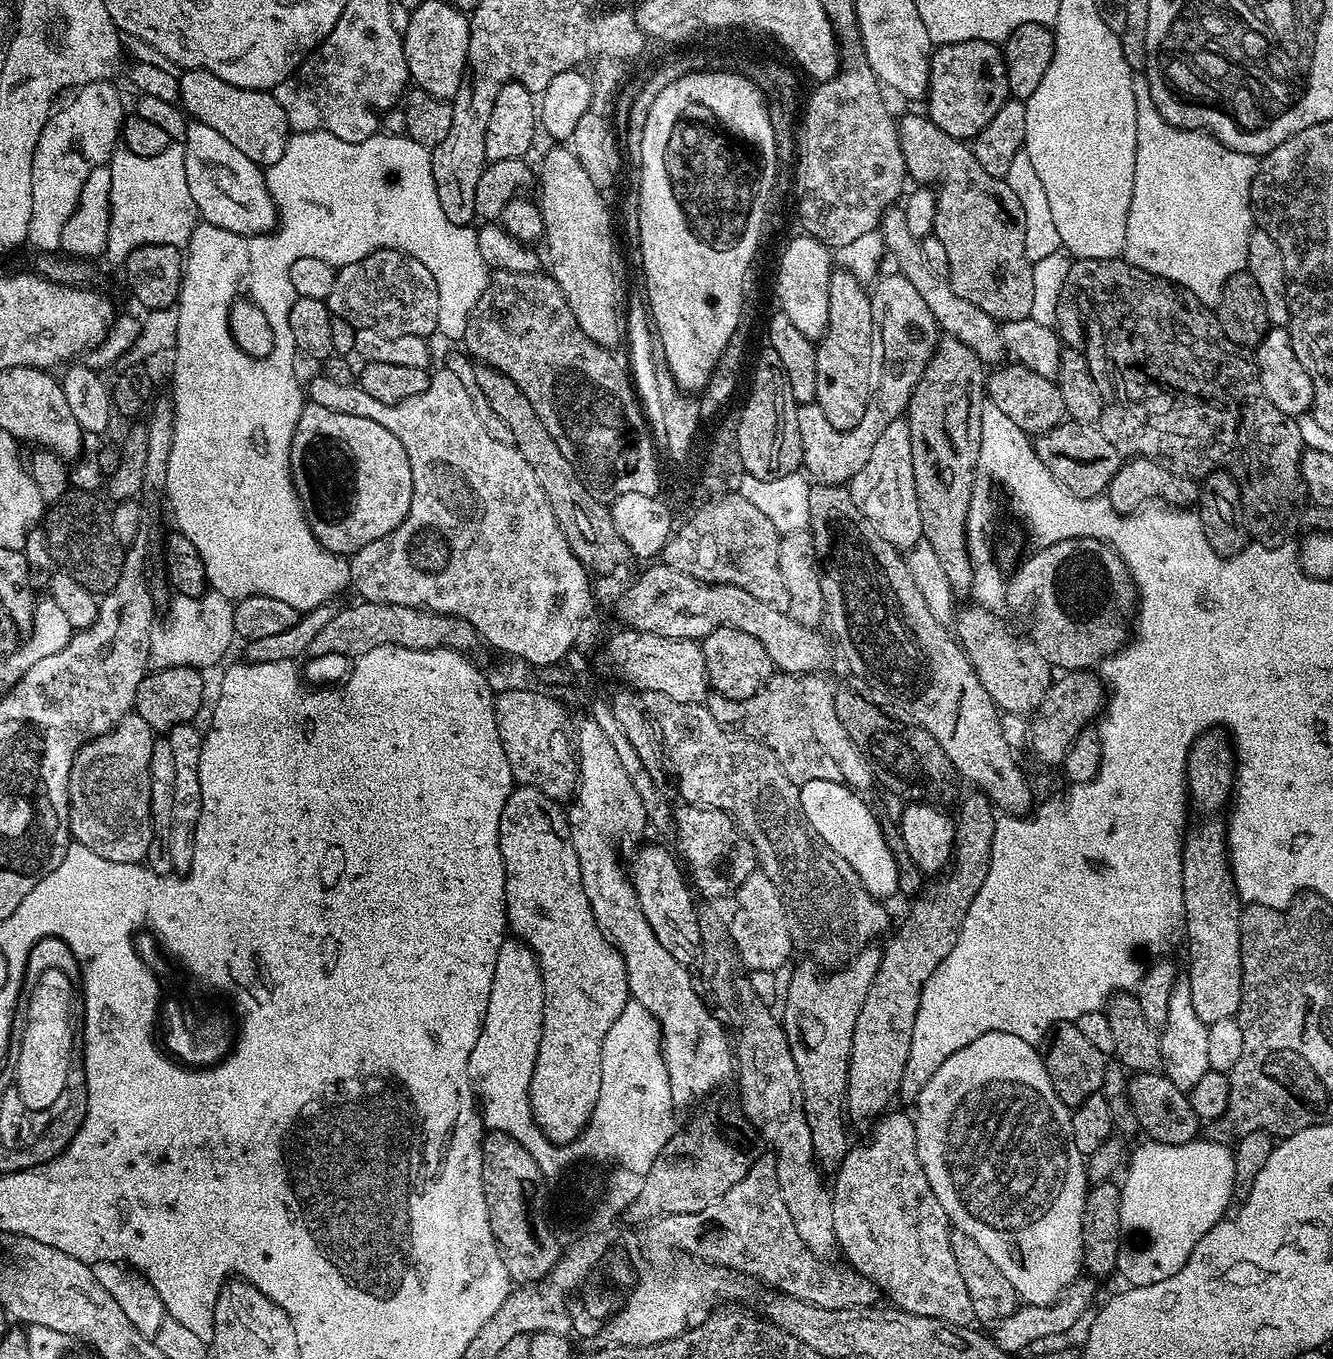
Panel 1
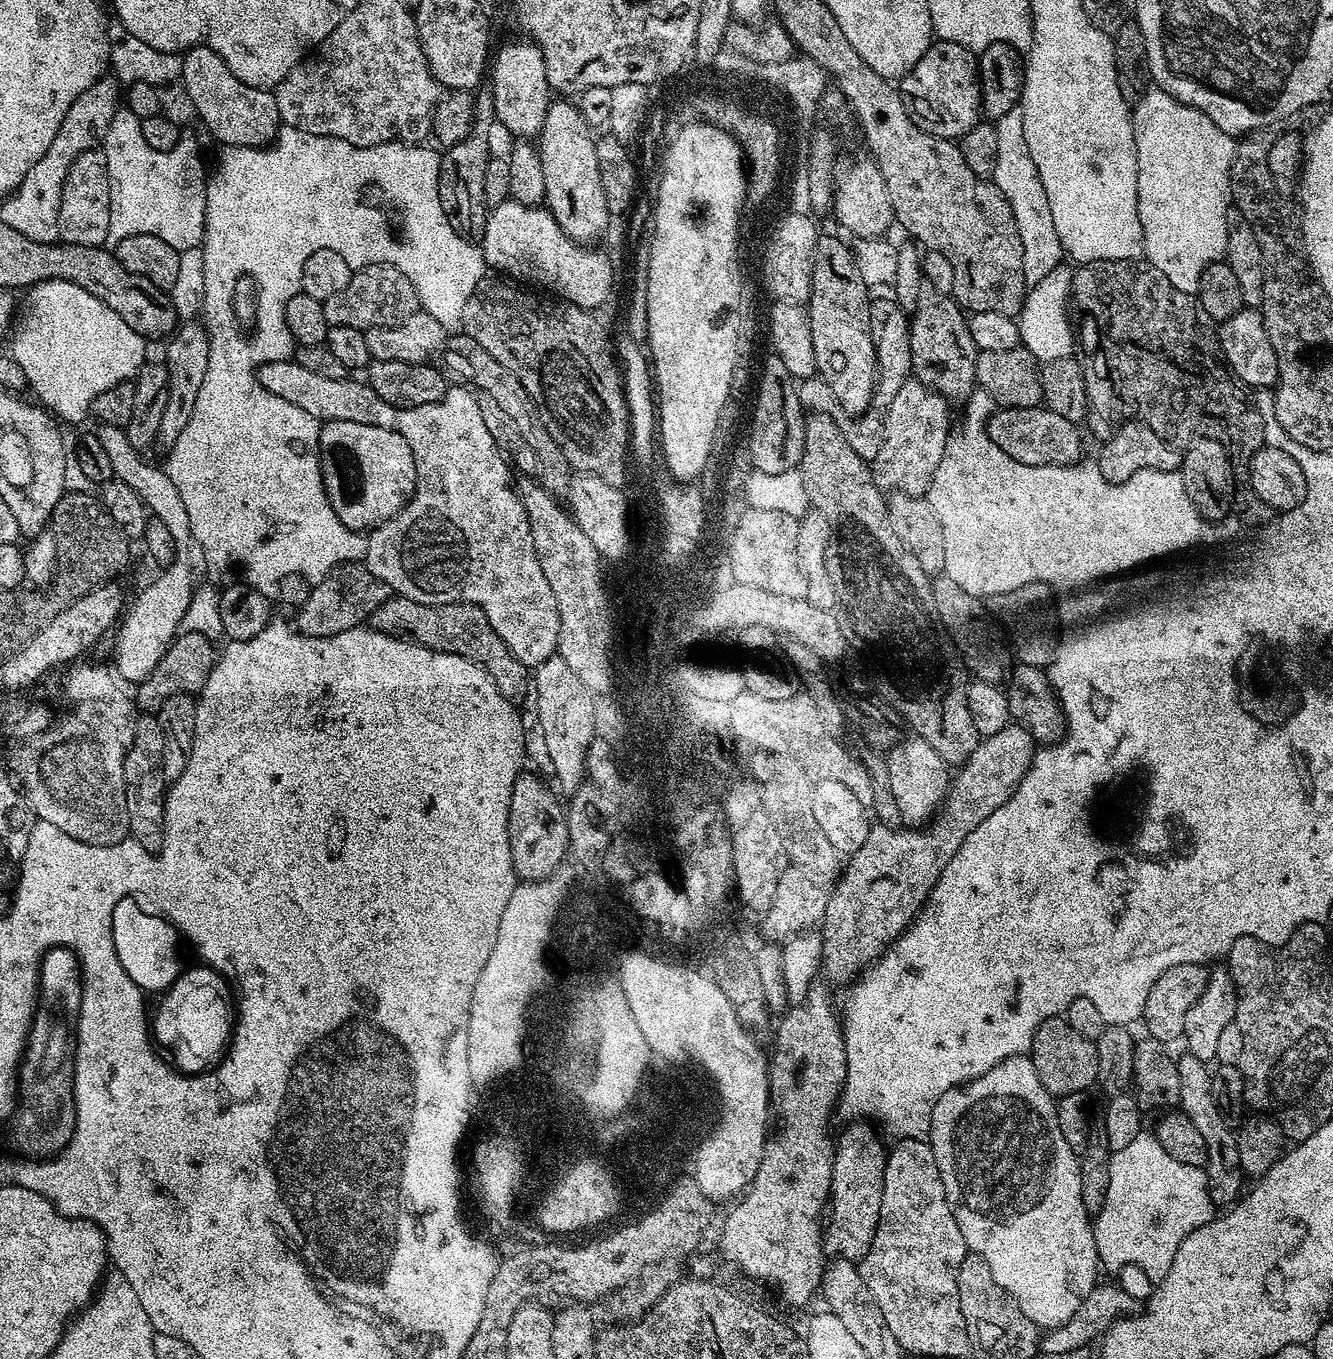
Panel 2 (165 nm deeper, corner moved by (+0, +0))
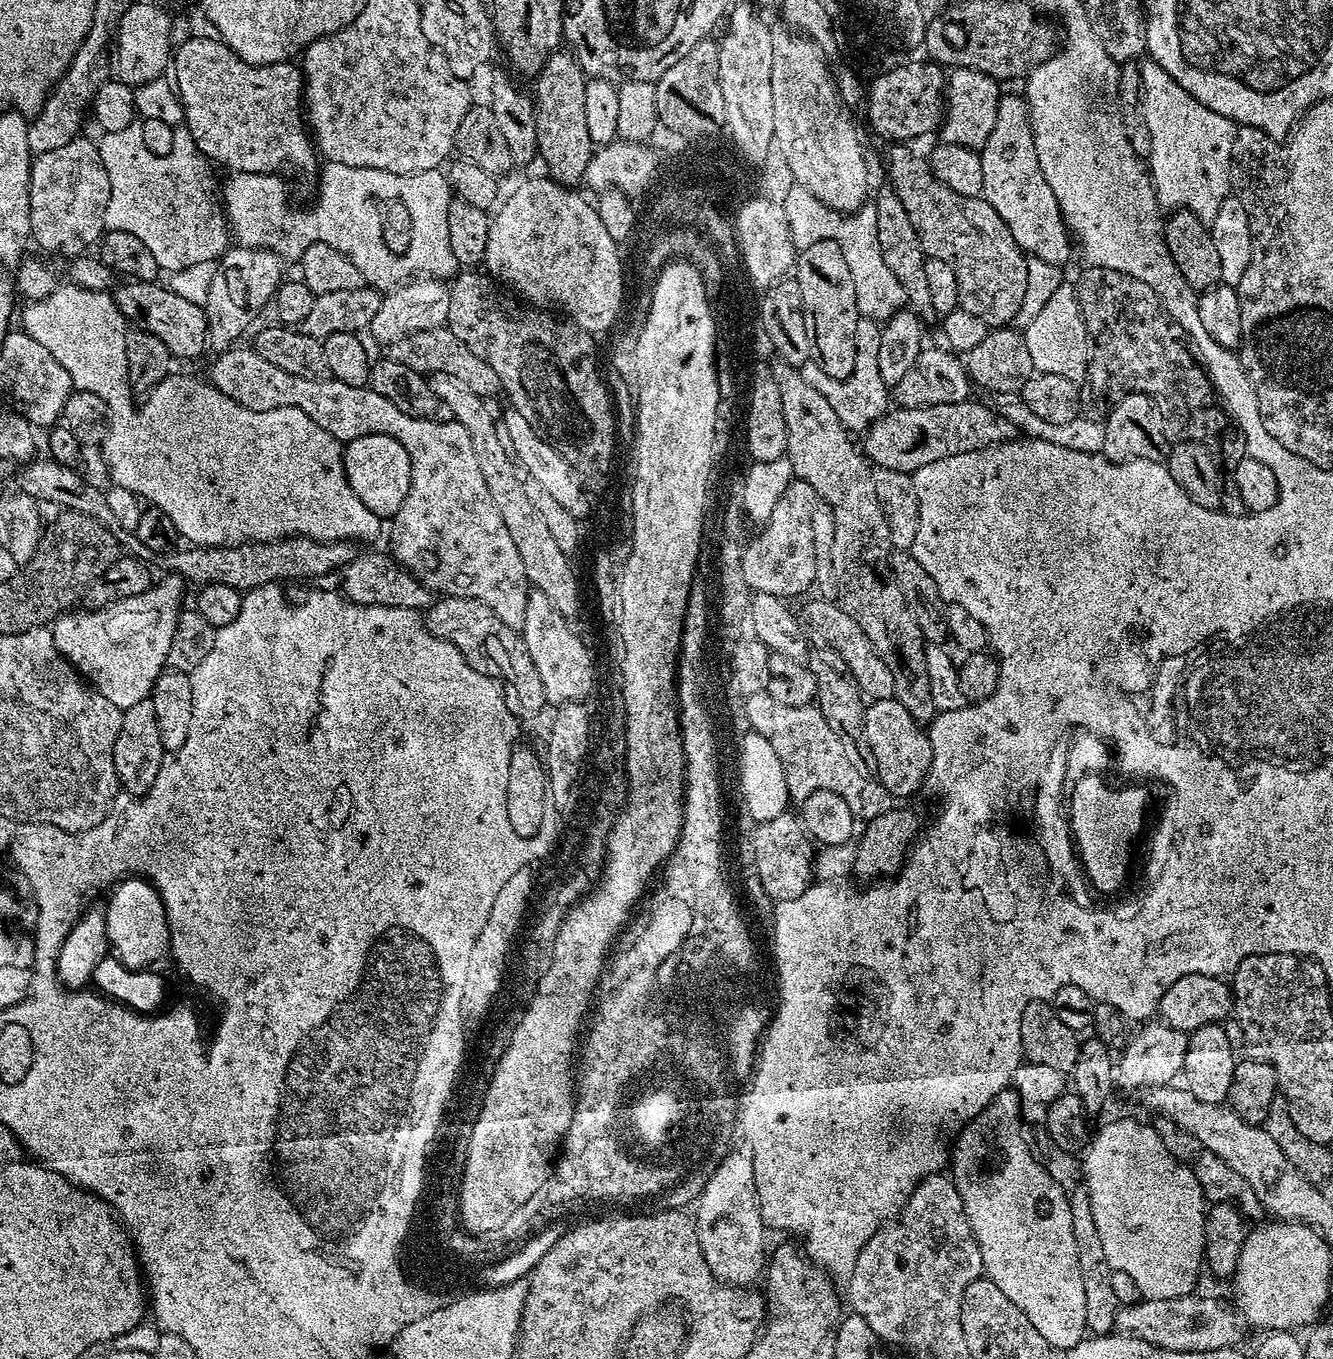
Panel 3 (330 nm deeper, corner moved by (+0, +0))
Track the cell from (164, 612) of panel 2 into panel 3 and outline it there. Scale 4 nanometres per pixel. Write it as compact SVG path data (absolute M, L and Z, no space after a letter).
M175 574L165 577L165 580L157 579L142 594L106 608L69 611L51 625L56 649L102 698L122 710L151 697L152 688L168 662L186 581Z

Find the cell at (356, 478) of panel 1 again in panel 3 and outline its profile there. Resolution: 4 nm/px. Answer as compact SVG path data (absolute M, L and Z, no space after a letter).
M377 432L358 434L343 445L344 476L350 482L350 490L358 494L358 502L376 516L391 518L398 506L406 502L410 490L410 458L402 450L402 442Z

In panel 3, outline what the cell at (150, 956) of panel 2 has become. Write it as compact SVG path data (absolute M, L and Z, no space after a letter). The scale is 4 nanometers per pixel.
M128 876L113 885L114 891L104 904L104 921L111 957L132 970L157 967L171 953L171 928L159 892L147 880Z

